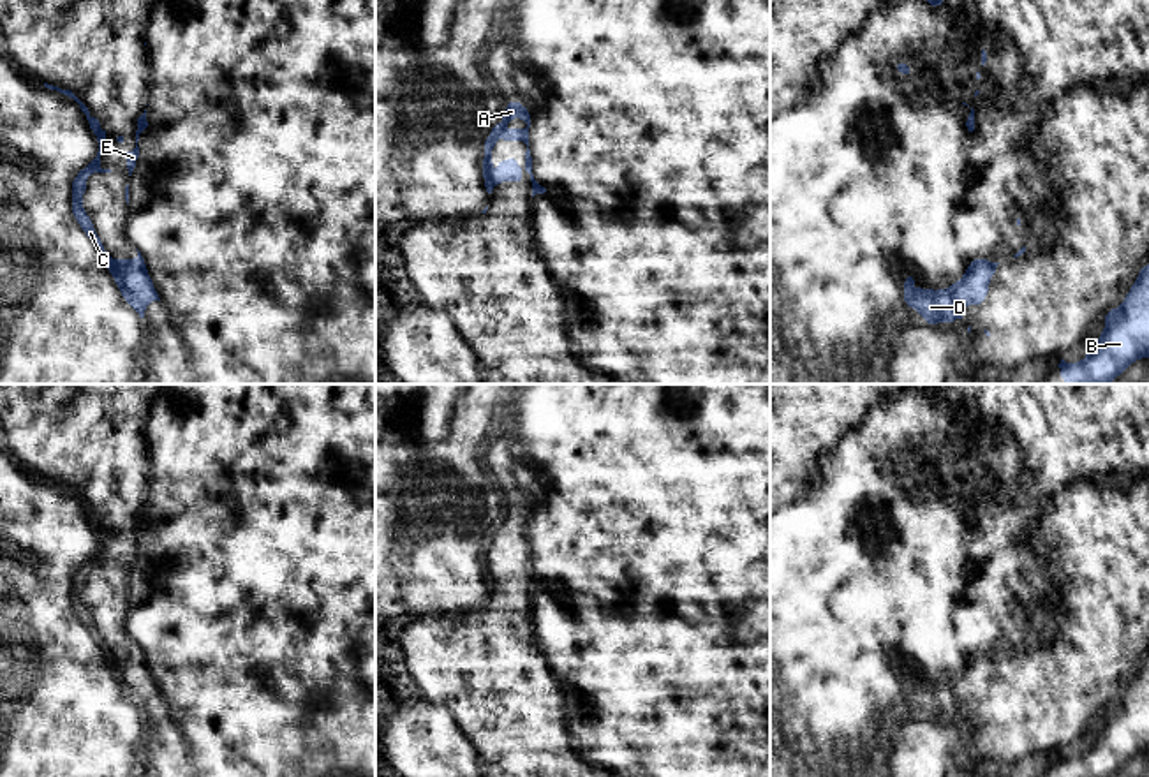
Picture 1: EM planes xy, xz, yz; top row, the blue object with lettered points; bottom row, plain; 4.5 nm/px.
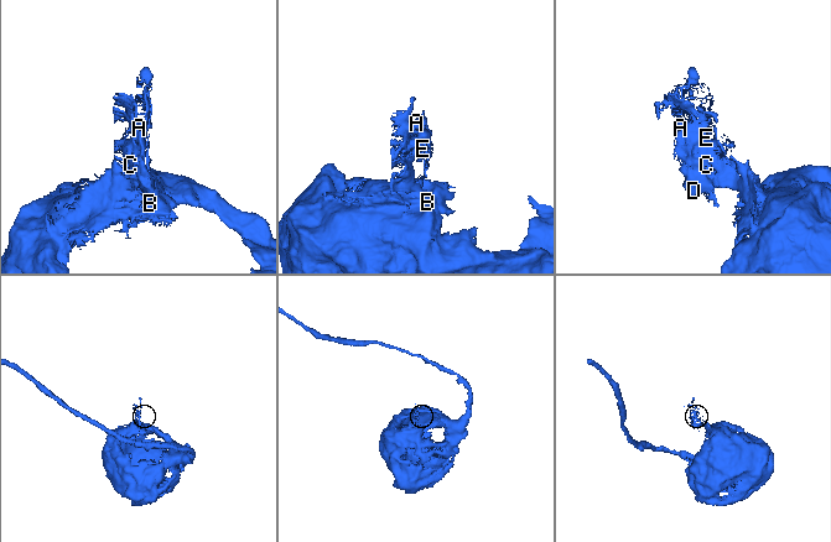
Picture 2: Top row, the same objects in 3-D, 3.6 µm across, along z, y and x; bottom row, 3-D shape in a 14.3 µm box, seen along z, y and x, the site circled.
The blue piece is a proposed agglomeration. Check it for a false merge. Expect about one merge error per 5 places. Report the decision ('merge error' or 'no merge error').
no merge error

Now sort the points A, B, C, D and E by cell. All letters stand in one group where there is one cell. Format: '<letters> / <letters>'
A B C D E

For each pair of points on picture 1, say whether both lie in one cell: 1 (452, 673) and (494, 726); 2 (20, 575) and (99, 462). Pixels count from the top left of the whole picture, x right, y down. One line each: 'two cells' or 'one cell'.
1: one cell
2: two cells

